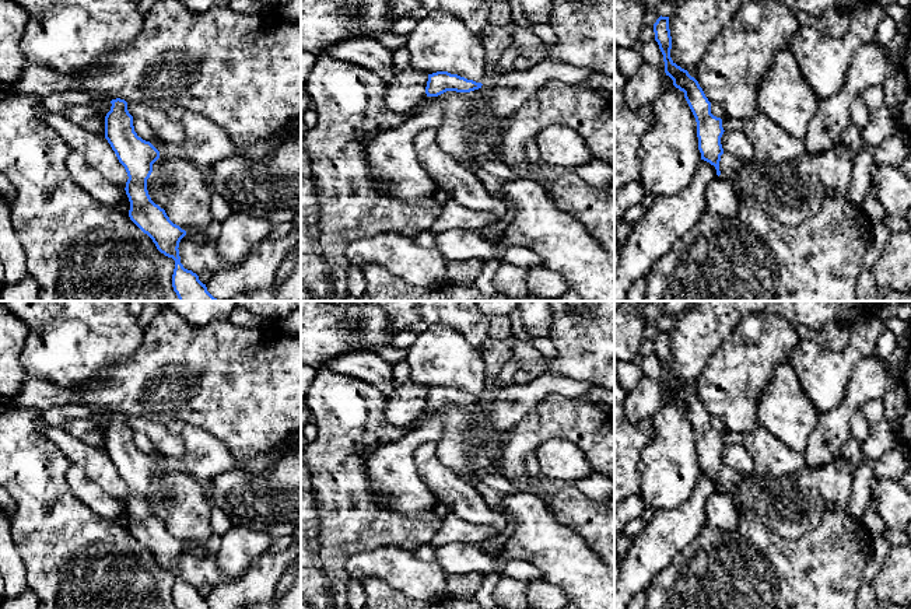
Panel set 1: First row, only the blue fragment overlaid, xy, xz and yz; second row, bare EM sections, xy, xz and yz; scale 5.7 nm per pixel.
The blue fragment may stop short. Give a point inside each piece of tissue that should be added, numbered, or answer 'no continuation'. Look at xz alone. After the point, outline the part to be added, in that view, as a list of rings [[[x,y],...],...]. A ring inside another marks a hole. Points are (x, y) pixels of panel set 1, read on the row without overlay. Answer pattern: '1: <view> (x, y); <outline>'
no continuation

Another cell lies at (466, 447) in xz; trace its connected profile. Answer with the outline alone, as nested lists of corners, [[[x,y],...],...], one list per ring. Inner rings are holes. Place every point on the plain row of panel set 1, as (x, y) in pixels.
[[[458,406],[449,414],[444,423],[444,433],[437,442],[438,461],[451,469],[455,475],[463,479],[479,490],[479,484],[483,483],[479,477],[479,472],[493,472],[501,475],[501,448],[505,440],[505,433],[494,430],[486,420],[472,421],[469,414],[470,406]]]

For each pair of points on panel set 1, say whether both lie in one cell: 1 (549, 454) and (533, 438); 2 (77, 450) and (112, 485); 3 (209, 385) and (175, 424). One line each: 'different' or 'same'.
1: different
2: same
3: different

